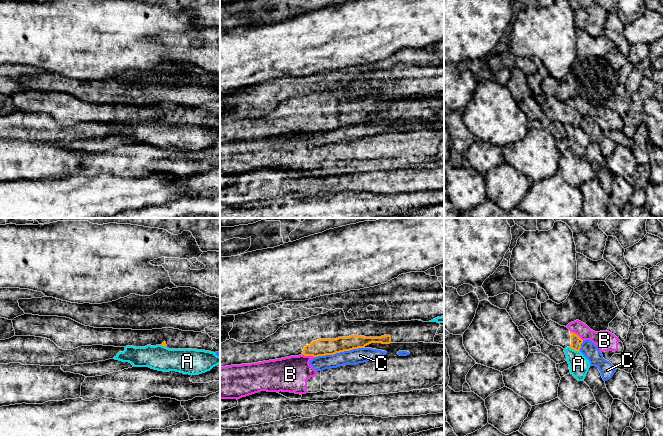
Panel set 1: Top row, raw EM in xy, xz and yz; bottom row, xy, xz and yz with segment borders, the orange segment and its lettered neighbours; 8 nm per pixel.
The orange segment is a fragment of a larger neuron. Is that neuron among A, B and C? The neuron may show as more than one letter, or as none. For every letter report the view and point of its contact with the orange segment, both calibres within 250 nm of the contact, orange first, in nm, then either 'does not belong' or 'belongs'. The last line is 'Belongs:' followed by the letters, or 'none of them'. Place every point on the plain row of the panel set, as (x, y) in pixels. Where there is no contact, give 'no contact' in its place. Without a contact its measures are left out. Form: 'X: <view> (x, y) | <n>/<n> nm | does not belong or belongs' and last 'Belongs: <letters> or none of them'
A: yz (574, 125) | 90/160 nm | does not belong
B: yz (576, 110) | 90/160 nm | does not belong
C: xz (339, 128) | 140/120 nm | does not belong
Belongs: none of them

